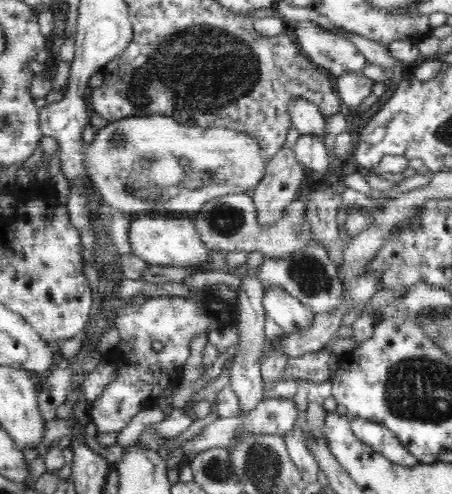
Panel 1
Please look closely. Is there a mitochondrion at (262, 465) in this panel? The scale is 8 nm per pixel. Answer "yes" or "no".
yes

